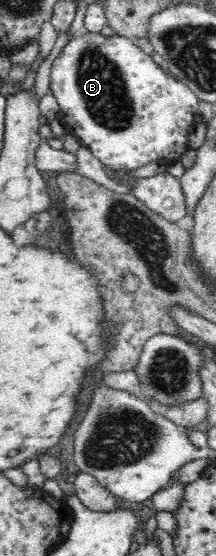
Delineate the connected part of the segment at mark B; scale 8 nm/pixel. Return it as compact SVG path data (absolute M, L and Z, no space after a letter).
M81 31L75 38L70 40L56 60L51 66L50 89L53 96L60 105L58 119L63 124L66 134L72 135L79 140L81 145L86 146L94 156L96 156L104 166L110 167L112 170L118 168L128 168L129 170L136 170L149 163L159 163L164 166L180 160L184 151L189 147L189 134L192 132L194 126L199 120L198 108L199 99L190 90L185 83L166 74L164 68L161 68L146 52L143 52L140 47L136 45L134 39L120 36L118 34L112 36L102 36L100 33L93 33L90 31Z

